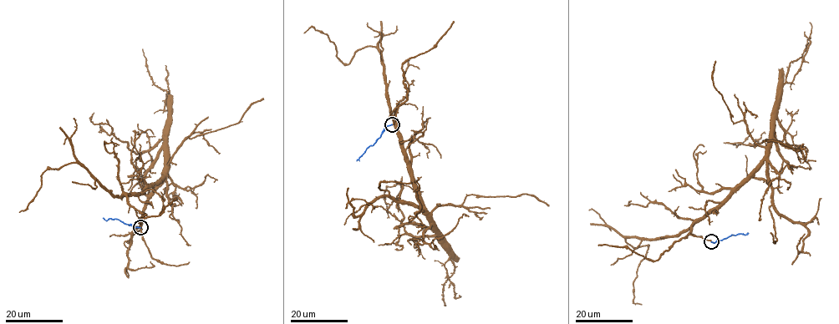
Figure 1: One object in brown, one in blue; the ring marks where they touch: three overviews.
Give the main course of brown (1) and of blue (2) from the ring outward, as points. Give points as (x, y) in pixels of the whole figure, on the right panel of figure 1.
1: (711, 241), (690, 225), (748, 179), (772, 119), (785, 133), (732, 143), (753, 129)
2: (711, 241), (748, 233)

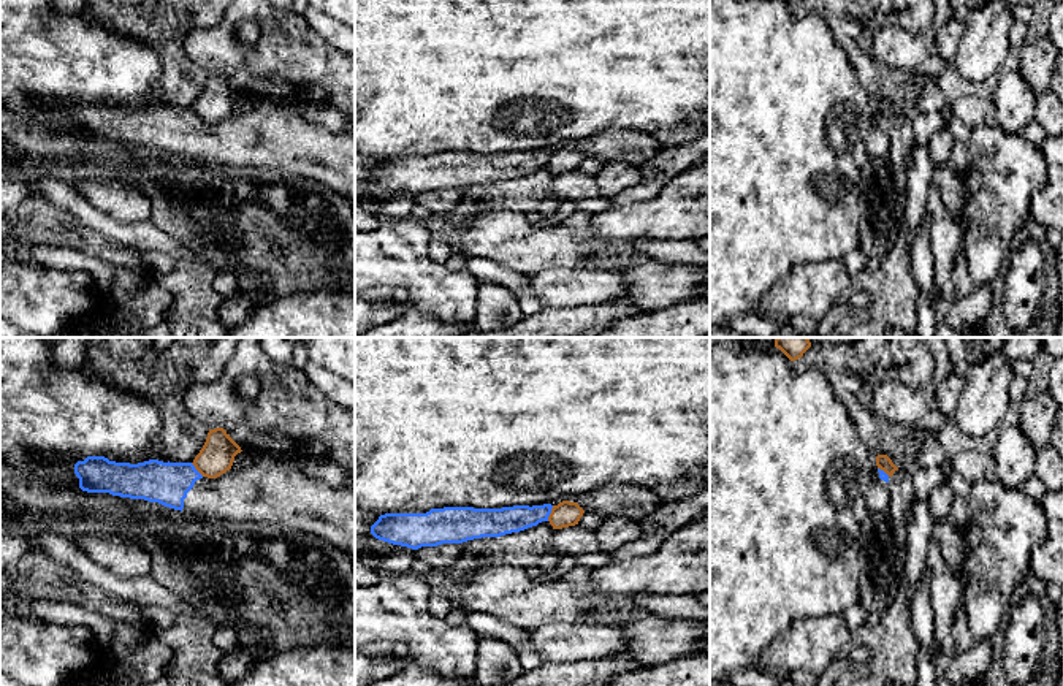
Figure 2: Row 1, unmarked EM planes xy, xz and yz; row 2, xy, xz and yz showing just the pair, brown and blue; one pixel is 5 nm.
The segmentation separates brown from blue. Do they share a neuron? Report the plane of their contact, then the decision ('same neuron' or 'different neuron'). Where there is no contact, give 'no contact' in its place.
xz | different neuron

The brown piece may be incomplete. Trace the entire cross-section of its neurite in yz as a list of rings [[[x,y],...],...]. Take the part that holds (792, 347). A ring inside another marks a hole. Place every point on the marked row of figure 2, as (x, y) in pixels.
[[[776,337],[775,347],[791,361],[795,361],[803,356],[803,353],[811,347],[811,342],[808,337]]]

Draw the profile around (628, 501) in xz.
[[[612,483],[575,497],[562,497],[551,505],[558,505],[562,501],[577,502],[585,512],[600,512],[605,516],[631,518],[637,523],[662,505],[662,499],[654,490]]]

